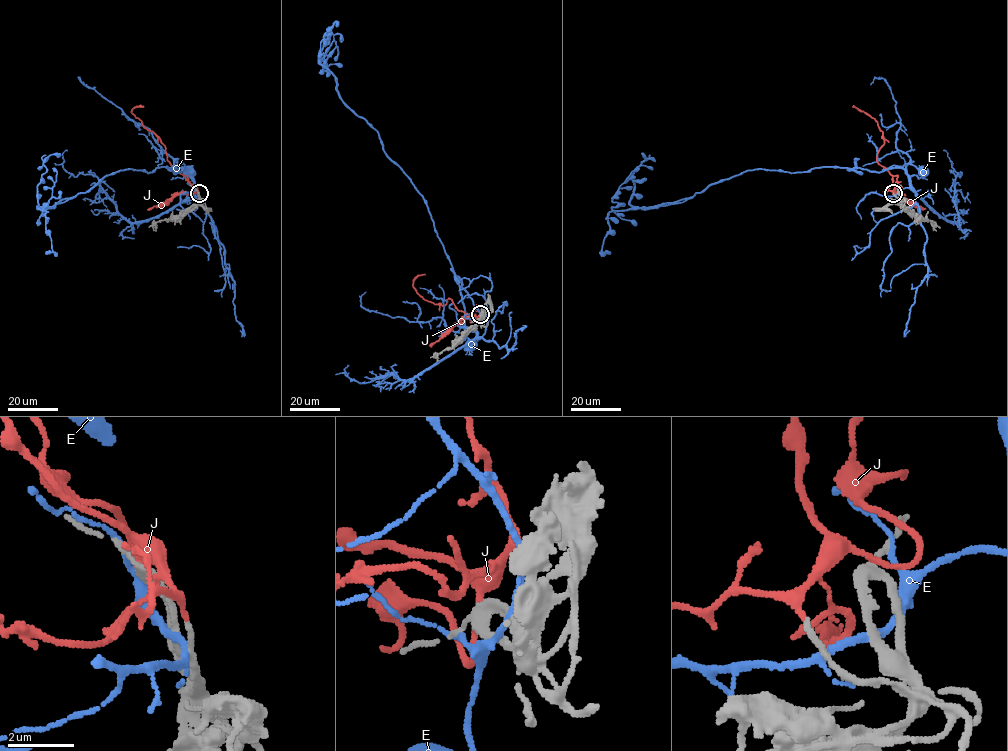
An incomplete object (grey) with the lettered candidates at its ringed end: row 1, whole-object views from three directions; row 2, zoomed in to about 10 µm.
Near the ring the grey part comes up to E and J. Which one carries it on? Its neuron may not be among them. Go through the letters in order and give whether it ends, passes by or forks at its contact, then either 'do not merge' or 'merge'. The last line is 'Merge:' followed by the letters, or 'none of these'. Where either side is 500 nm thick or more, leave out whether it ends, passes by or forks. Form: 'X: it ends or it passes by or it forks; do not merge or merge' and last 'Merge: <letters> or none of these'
E: it forks; do not merge
J: it passes by; merge
Merge: J

